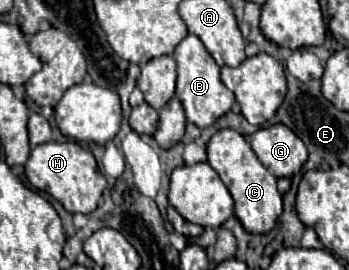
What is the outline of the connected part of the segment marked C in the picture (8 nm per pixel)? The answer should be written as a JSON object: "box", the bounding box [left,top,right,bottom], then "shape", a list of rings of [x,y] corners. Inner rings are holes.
{"box":[206,129,282,235],"shape":[[[220,129],[208,141],[206,151],[208,163],[220,175],[222,183],[228,187],[234,199],[234,215],[242,223],[242,227],[252,235],[270,233],[276,227],[278,217],[282,215],[282,195],[276,189],[276,177],[258,161],[244,135],[234,129]]]}

